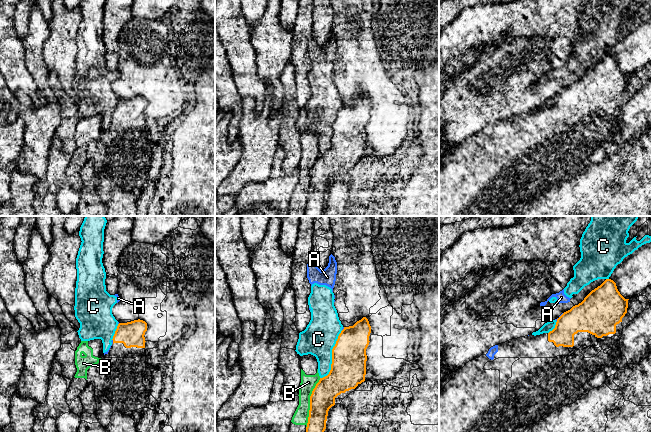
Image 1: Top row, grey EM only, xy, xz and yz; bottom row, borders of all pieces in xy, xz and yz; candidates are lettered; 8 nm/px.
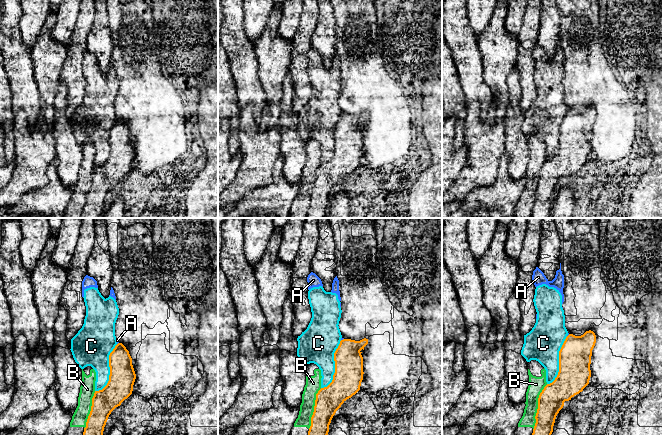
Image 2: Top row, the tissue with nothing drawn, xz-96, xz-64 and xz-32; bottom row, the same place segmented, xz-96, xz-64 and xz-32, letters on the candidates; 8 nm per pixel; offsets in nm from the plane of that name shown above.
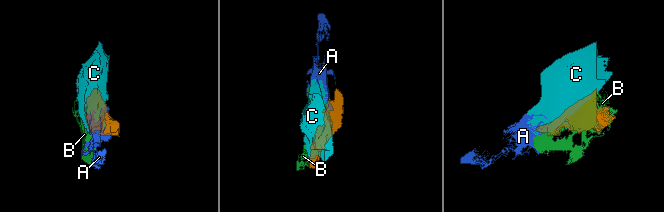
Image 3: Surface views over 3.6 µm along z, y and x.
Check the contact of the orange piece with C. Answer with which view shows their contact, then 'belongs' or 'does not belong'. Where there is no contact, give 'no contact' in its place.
xz | does not belong

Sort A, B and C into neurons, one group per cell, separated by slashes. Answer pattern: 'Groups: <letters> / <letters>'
Groups: A C / B

